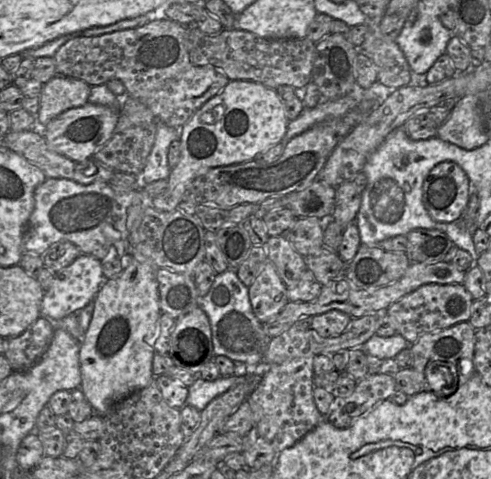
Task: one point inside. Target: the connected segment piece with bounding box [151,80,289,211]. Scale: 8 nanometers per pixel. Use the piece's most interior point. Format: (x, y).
(246, 118)

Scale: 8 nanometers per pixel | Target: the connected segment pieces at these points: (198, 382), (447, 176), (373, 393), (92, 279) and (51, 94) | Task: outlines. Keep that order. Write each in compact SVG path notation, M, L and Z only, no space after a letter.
M234 374L232 376L220 376L214 381L197 377L194 383L188 387L186 404L194 406L202 412L214 398L248 378L248 374L244 376L235 376Z
M441 162L423 183L423 205L435 221L456 222L467 207L469 187L470 180L458 164Z
M370 374L356 384L354 392L348 397L335 397L325 421L337 429L349 428L355 420L371 410L378 403L389 400L397 392L396 381L393 377L383 374Z
M81 253L70 265L55 272L52 284L42 298L41 315L51 321L59 321L70 314L78 313L94 300L104 281L102 261L92 255Z
M56 75L43 85L40 108L36 115L40 128L68 109L88 103L91 85L66 76Z

